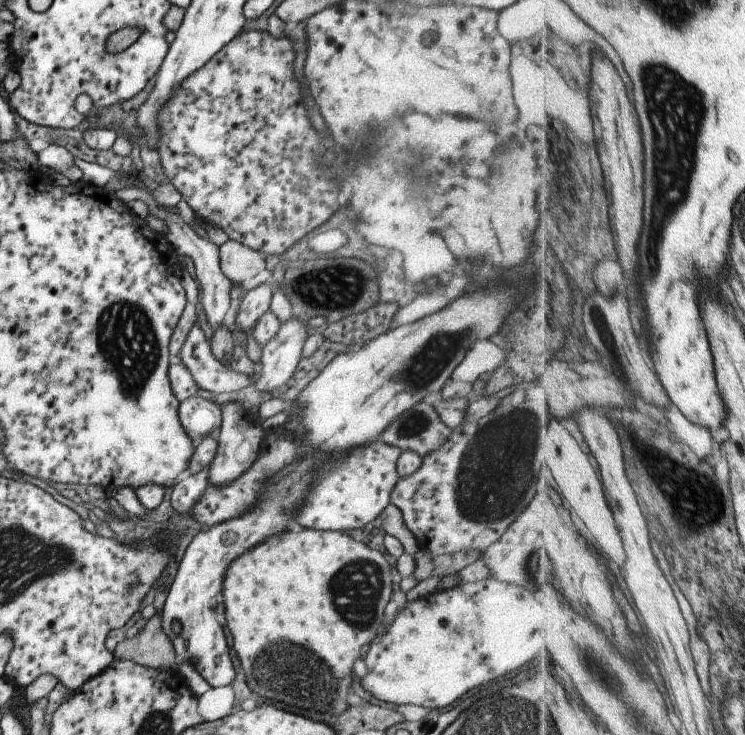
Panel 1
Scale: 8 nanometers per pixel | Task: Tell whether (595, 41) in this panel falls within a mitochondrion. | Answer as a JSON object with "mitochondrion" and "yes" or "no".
{"mitochondrion":"no"}

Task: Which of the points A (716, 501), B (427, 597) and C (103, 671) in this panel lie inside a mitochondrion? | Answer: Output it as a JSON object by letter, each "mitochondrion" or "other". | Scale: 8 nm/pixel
{"A":"other","B":"other","C":"other"}

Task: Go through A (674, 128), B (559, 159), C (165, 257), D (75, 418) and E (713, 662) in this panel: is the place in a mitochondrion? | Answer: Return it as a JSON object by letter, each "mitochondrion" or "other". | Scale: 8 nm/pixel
{"A":"mitochondrion","B":"other","C":"other","D":"other","E":"other"}

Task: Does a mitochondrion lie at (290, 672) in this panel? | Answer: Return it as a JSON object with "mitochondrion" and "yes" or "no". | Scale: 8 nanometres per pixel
{"mitochondrion":"yes"}

